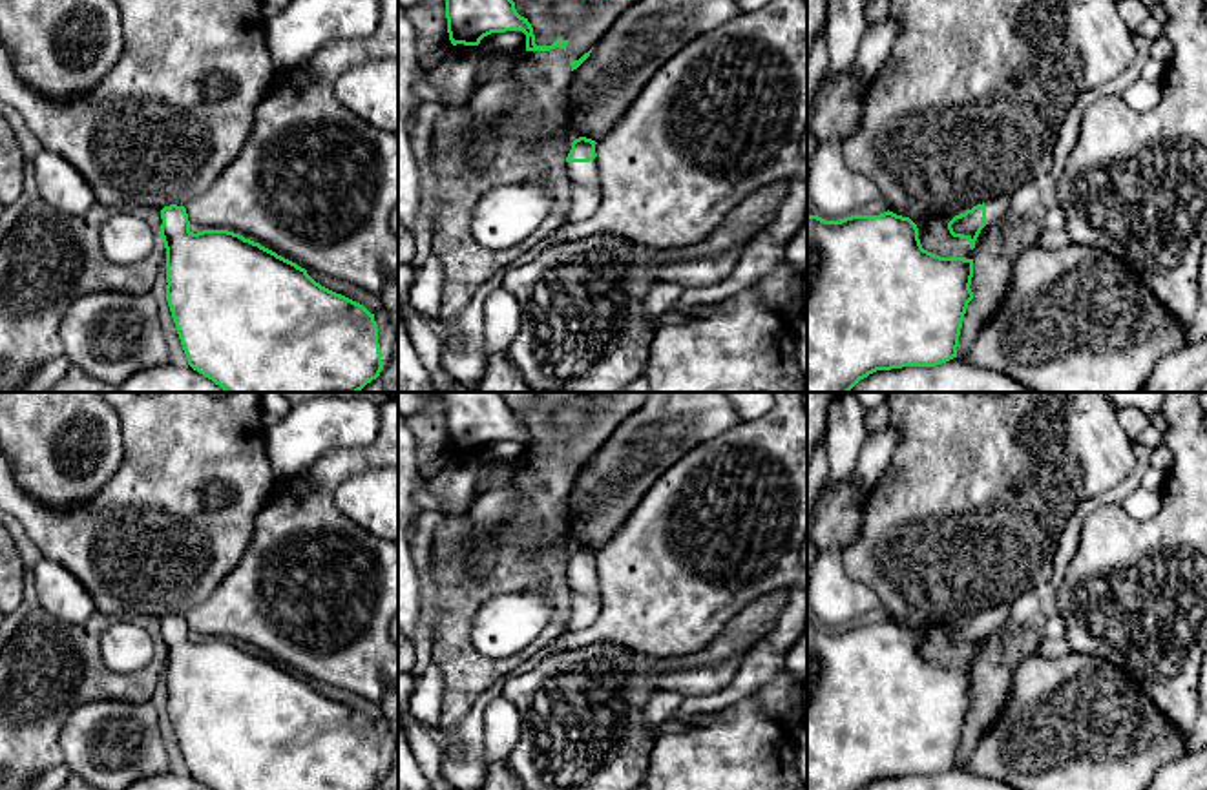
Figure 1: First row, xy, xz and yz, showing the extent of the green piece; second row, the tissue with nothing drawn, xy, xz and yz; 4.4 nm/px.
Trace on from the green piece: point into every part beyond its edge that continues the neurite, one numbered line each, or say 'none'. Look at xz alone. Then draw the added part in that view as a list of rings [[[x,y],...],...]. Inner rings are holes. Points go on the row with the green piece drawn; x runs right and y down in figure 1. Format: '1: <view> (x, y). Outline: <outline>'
1: xz (583, 174). Outline: [[[597,159],[590,162],[568,162],[566,164],[572,184],[601,190],[601,177],[597,170]]]

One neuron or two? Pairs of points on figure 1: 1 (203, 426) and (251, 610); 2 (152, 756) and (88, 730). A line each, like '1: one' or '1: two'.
1: two
2: one

